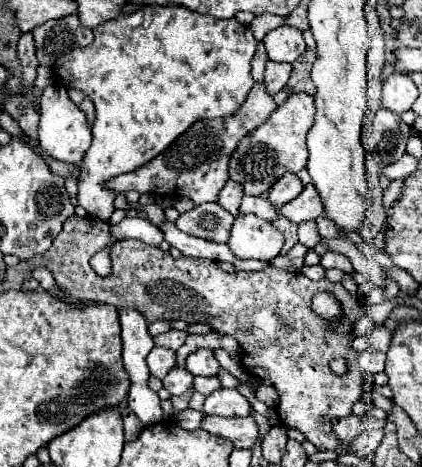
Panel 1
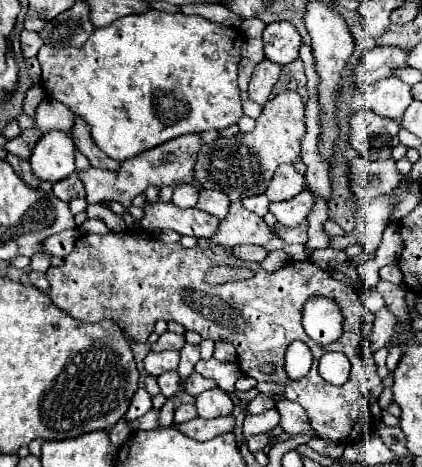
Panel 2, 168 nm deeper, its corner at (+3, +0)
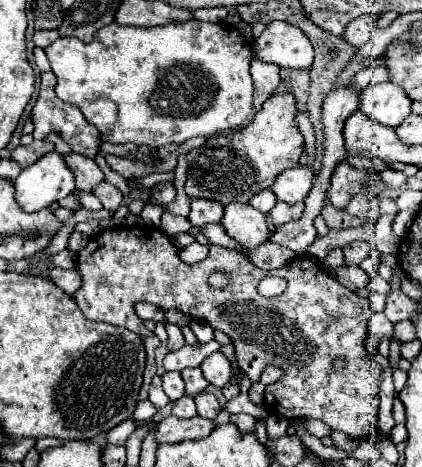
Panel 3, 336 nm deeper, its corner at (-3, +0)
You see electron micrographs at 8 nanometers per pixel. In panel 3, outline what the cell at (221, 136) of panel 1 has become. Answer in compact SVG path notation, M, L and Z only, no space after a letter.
M66 153L64 161L68 163L68 169L72 169L78 189L90 193L98 183L104 181L104 173L94 163L94 159L84 157L84 155L76 155L76 153Z

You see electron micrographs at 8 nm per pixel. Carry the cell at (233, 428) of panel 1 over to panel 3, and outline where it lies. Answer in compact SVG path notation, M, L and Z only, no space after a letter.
M166 417L156 427L156 443L180 443L186 439L204 439L210 435L214 425L208 419L192 417L192 419L178 419L178 417Z

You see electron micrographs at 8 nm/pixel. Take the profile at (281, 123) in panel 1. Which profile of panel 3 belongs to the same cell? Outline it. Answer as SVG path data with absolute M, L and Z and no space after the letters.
M272 95L256 113L252 125L230 137L212 137L206 145L192 149L186 155L186 195L190 199L208 199L228 205L232 201L250 201L256 191L272 187L274 179L284 169L296 167L302 155L304 137L294 123L296 113L294 95Z

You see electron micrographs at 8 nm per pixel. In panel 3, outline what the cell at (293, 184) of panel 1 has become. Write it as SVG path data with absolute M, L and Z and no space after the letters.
M298 165L282 171L282 175L274 181L272 191L280 201L298 203L306 199L312 187L312 179L314 179L314 171L308 165Z

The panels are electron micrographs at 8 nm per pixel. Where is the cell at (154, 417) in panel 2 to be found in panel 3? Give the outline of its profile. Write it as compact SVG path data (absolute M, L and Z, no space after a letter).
M132 419L120 423L116 429L112 429L110 433L106 433L106 445L124 445L128 435L136 429L136 423Z

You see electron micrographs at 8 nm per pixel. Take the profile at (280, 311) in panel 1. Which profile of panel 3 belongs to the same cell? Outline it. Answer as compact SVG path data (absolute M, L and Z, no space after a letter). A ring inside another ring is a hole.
M138 225L138 227L114 227L92 237L88 245L78 253L78 271L82 273L82 287L74 293L74 299L90 321L104 321L116 327L126 327L140 337L148 337L152 335L152 331L148 331L144 327L144 321L134 313L134 303L146 301L160 309L178 309L186 317L208 321L212 329L226 333L236 349L238 365L250 377L252 383L260 381L260 375L268 365L276 365L284 371L284 377L280 381L266 385L264 403L272 413L290 419L302 419L302 417L320 419L328 427L342 431L354 439L362 439L376 429L378 409L380 409L382 367L370 363L368 353L364 349L366 329L372 317L370 301L342 287L320 265L316 265L314 259L302 257L302 261L296 259L284 265L282 269L270 271L270 275L286 277L288 289L280 297L266 299L256 291L256 285L268 273L256 269L238 251L228 251L224 247L212 245L204 261L186 265L178 259L178 249L168 239L168 235L164 235L160 229ZM214 271L228 273L230 283L224 289L210 287L208 277ZM336 359L344 359L346 365L342 371L334 371L332 365Z

